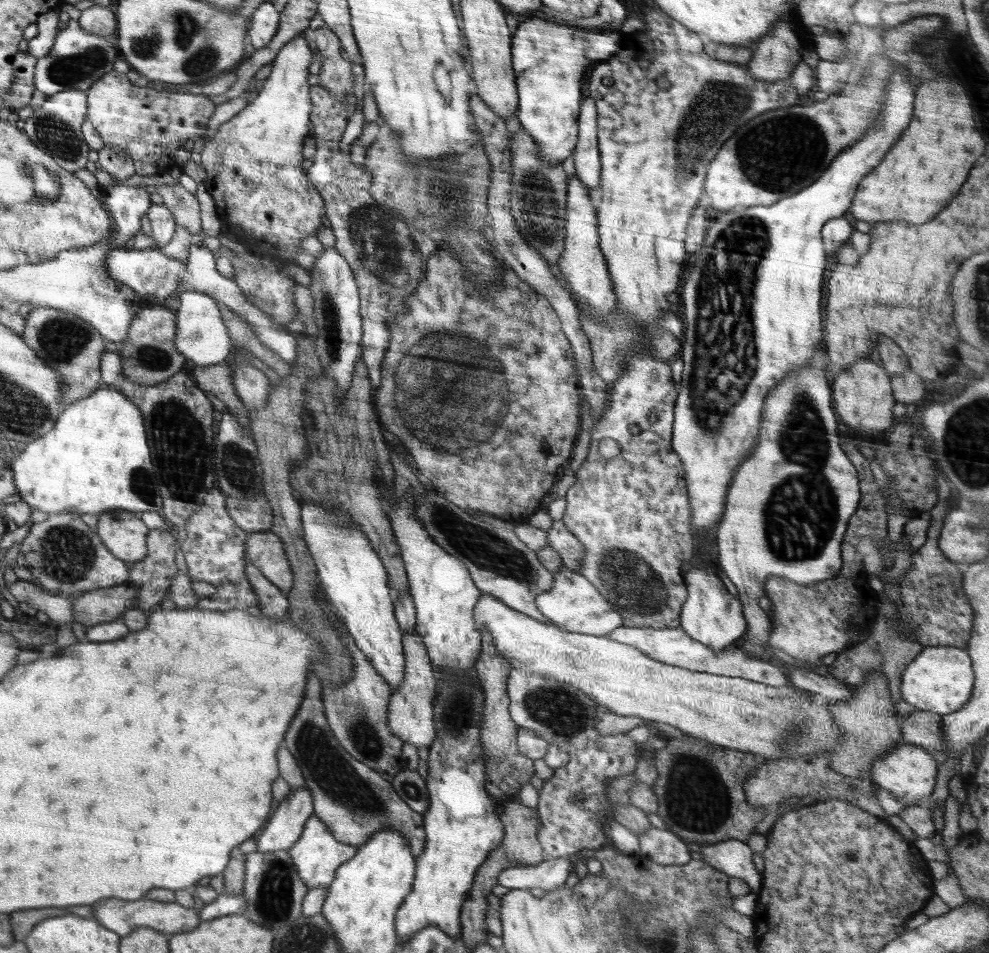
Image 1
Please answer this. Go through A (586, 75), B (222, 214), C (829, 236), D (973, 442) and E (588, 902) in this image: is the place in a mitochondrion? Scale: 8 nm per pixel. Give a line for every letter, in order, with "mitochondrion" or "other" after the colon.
A: other
B: other
C: other
D: mitochondrion
E: other

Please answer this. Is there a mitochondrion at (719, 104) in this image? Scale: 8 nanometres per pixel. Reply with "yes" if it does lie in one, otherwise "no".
yes

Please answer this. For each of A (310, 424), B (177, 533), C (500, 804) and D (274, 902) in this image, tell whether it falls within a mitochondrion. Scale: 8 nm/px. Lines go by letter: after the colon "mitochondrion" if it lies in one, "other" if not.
A: other
B: other
C: other
D: mitochondrion

